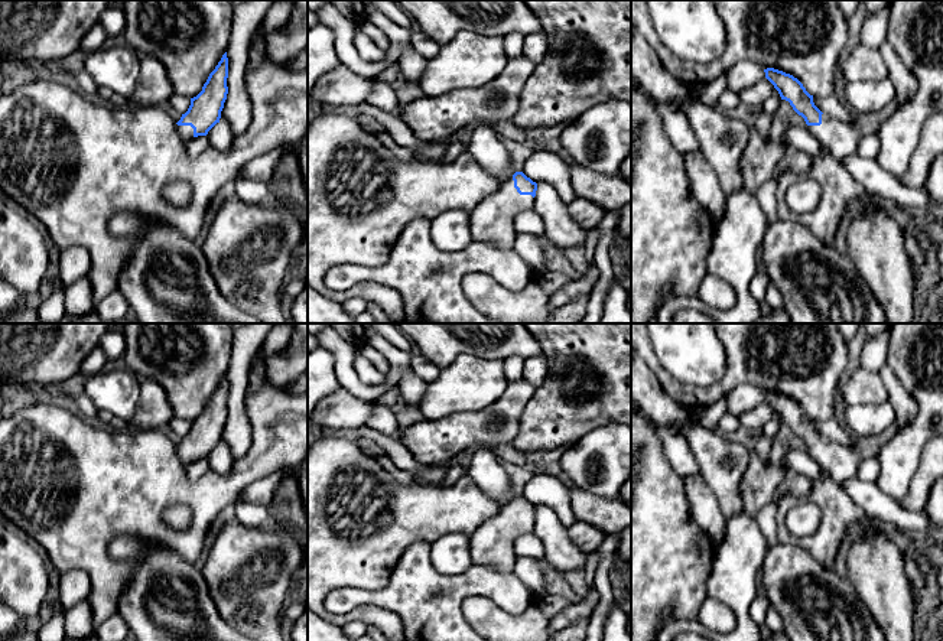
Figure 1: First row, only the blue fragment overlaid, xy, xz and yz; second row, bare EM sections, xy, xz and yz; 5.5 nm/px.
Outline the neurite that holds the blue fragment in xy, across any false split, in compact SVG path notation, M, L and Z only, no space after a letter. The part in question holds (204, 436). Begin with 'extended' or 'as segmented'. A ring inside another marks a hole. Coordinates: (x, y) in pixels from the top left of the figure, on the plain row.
extended | M225 375L215 393L209 397L202 414L191 422L188 435L176 446L178 456L183 465L198 459L207 459L220 446L228 417L227 401L228 381Z

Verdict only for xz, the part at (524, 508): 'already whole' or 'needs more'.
needs more

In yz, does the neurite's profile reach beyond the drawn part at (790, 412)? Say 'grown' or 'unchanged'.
grown

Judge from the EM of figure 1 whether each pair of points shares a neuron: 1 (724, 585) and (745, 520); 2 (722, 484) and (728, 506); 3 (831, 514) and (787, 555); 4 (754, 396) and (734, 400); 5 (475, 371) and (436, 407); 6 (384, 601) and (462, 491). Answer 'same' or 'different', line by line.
1: same
2: same
3: different
4: same
5: same
6: different

